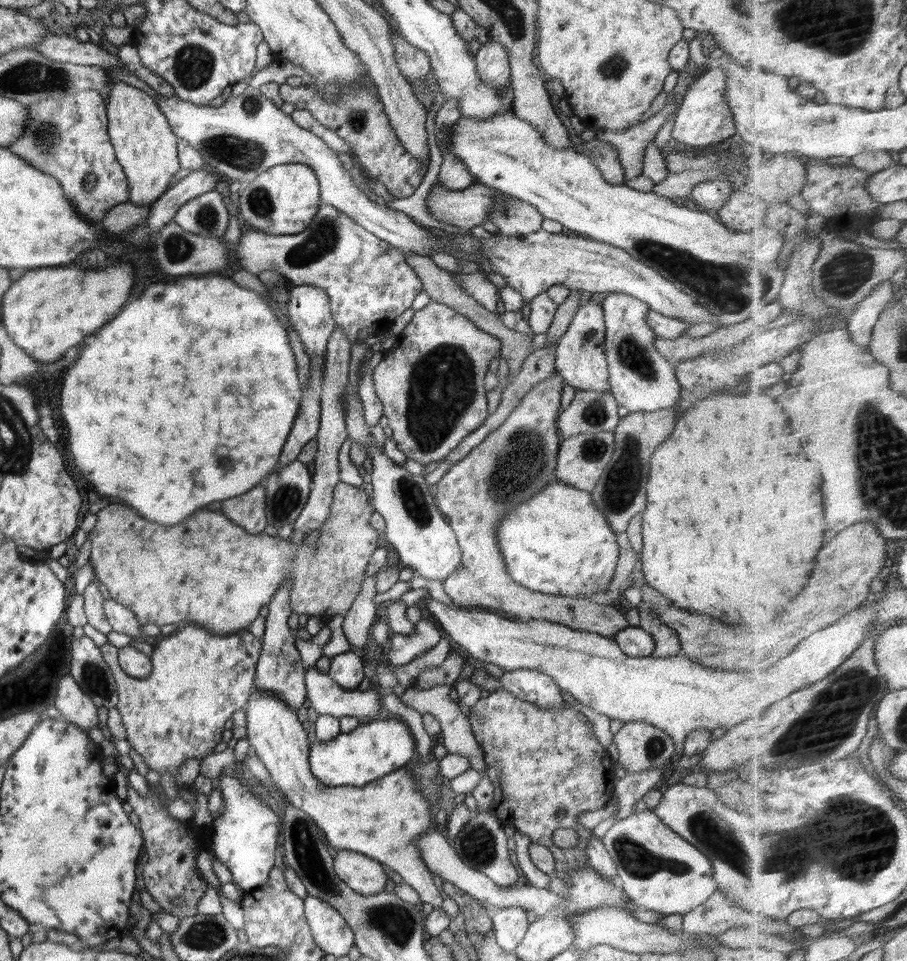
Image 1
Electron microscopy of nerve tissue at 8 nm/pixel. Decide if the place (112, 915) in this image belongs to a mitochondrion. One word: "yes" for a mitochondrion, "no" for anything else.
no

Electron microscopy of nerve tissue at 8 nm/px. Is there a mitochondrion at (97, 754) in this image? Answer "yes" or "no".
no

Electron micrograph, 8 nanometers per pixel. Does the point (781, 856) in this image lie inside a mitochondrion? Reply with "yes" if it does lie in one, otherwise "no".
yes

